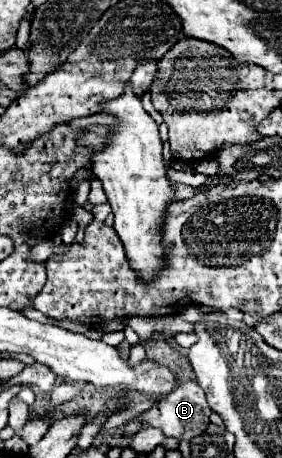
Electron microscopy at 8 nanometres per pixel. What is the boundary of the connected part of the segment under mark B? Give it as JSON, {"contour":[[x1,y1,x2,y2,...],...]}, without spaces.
{"contour":[[190,379,182,385,178,385,172,393,168,393,166,397,158,399,150,409,142,411,140,415,136,415,134,419,142,423,142,427,156,427,160,429,166,437,174,437,174,439,180,439,180,441,190,441,192,437,204,433,210,425,210,415,212,415,212,409,208,407,206,403,206,393,204,389,200,389,200,385]]}

